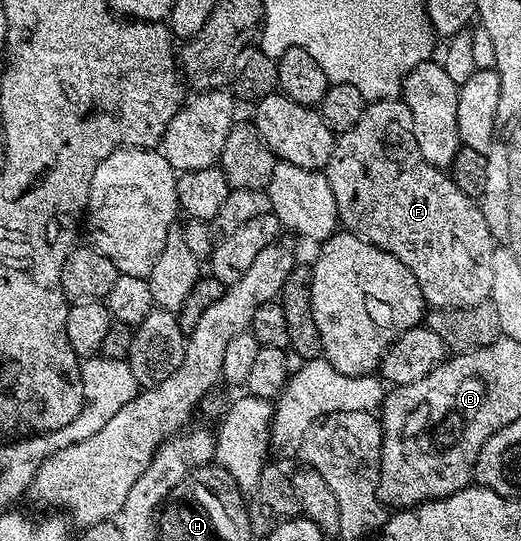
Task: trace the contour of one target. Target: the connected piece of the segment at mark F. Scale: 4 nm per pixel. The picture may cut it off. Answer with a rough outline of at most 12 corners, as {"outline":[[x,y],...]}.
{"outline":[[369,102],[324,172],[341,228],[400,259],[427,306],[489,298],[481,204]]}

